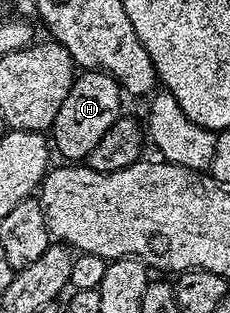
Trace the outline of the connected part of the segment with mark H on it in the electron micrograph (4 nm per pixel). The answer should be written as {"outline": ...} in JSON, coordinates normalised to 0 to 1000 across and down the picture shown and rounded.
{"outline":[[[348,230],[309,268],[300,304],[283,304],[283,329],[265,329],[265,355],[248,355],[248,380],[213,415],[235,486],[243,476],[291,521],[343,521],[378,505],[387,482],[404,482],[404,470],[457,444],[457,419],[474,419],[474,406],[491,406],[491,393],[517,383],[517,310],[526,313],[517,268],[465,233]]]}

